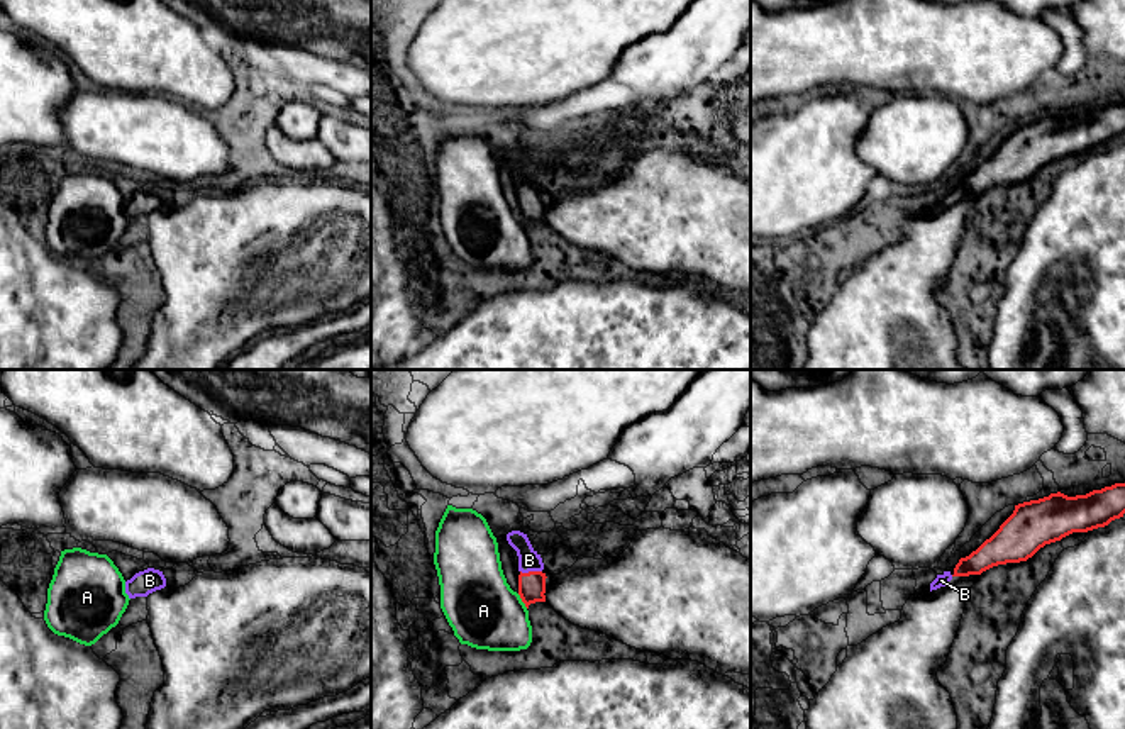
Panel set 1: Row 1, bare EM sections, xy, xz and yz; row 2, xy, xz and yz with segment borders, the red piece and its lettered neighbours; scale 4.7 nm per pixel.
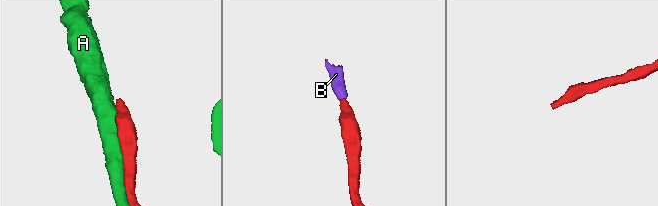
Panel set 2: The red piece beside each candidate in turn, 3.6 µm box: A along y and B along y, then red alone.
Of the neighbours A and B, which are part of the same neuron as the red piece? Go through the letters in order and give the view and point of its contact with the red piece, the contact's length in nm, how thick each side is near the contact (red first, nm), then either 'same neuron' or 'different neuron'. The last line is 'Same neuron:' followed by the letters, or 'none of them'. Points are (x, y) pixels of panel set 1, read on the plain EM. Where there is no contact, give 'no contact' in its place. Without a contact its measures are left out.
A: meets red in xz at (522, 221); contact 90 nm long; 130 nm thick on the red side, 340 nm on the other; different neuron
B: meets red in xz at (531, 192); contact 100 nm long; 130 nm thick on the red side, 100 nm on the other; same neuron
Same neuron: B

